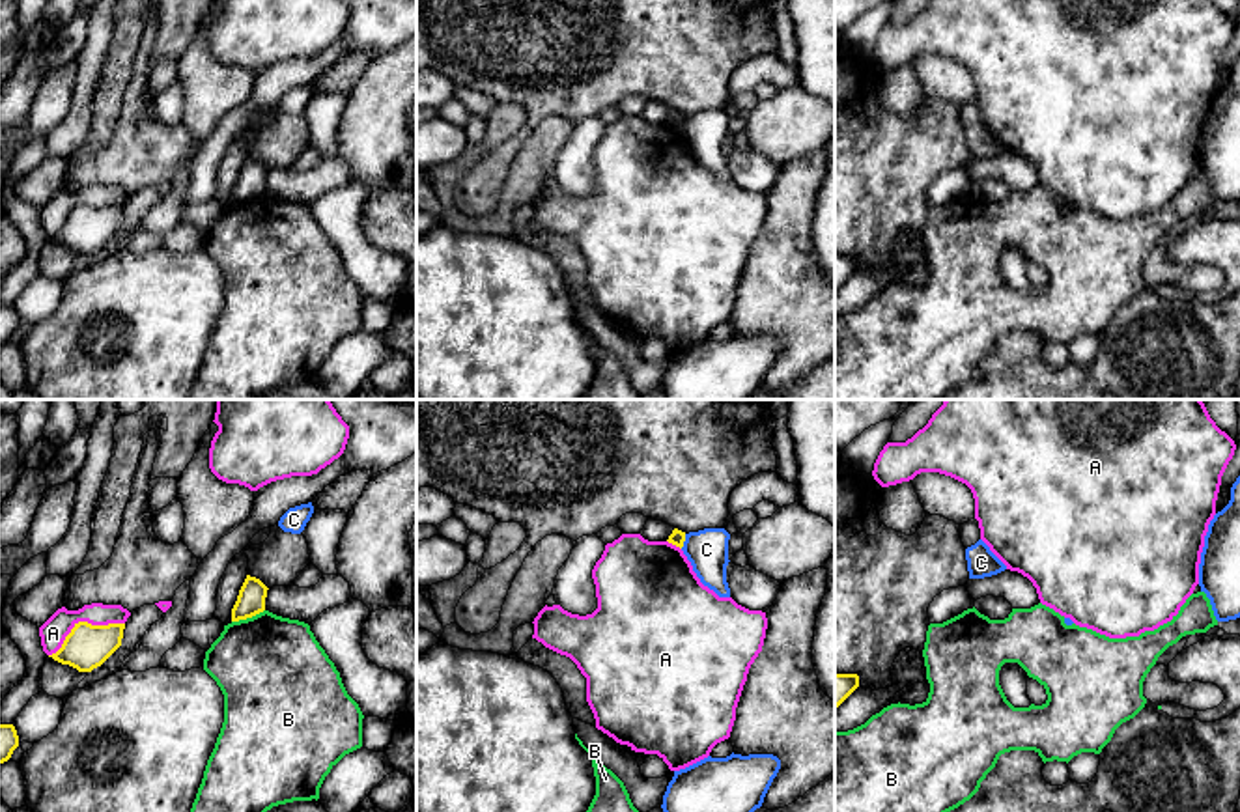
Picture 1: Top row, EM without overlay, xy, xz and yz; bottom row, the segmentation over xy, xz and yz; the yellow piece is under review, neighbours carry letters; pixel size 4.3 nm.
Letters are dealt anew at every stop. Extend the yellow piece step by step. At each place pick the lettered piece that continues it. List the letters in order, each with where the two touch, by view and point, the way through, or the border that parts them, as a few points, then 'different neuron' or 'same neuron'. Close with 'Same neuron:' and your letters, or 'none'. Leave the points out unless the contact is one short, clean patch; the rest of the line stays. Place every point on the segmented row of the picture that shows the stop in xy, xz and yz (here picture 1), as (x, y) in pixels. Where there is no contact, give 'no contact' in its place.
A: meets yellow in xy at (83, 622); different neuron
B: meets yellow in xy at (247, 616); border along xy (264, 609), (232, 622); different neuron
C: meets yellow in xz at (684, 540); border along xz (686, 534), (680, 547); different neuron
Same neuron: none

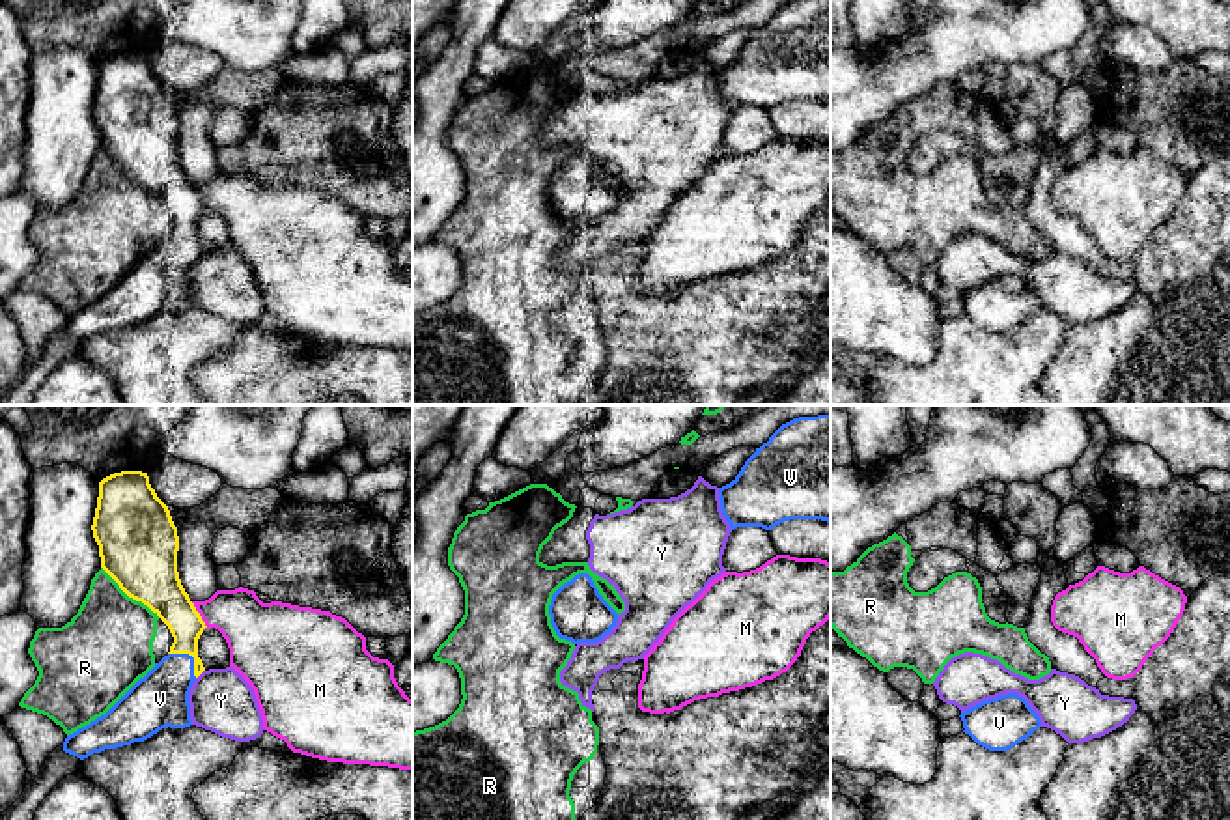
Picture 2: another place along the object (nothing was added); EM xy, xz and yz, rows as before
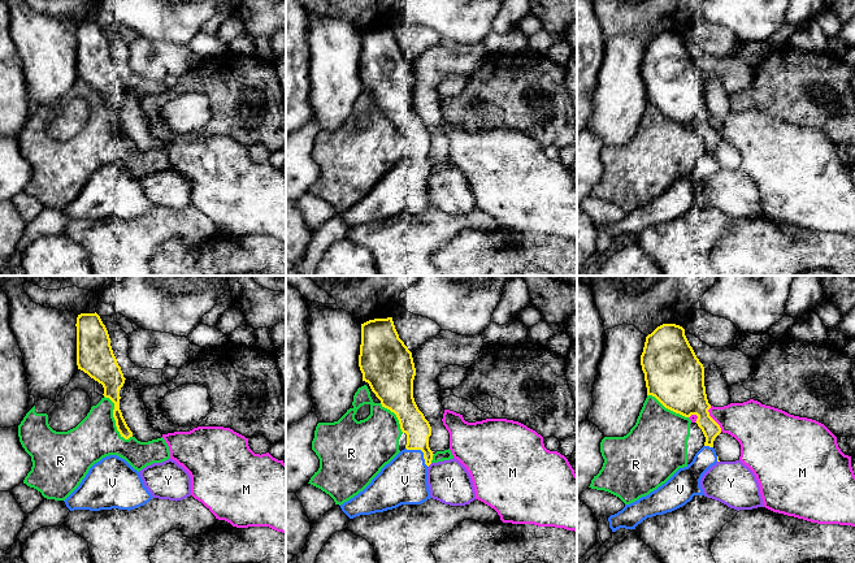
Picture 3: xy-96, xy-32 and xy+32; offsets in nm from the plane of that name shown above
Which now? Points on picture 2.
M: meets yellow in xy at (198, 615); different neuron
R: meets yellow in xy at (129, 596); different neuron
V: meets yellow in xy at (191, 654); same neuron
Y: meets yellow in xy at (200, 673); border along xy (204, 669), (196, 678); different neuron
Same neuron: V

